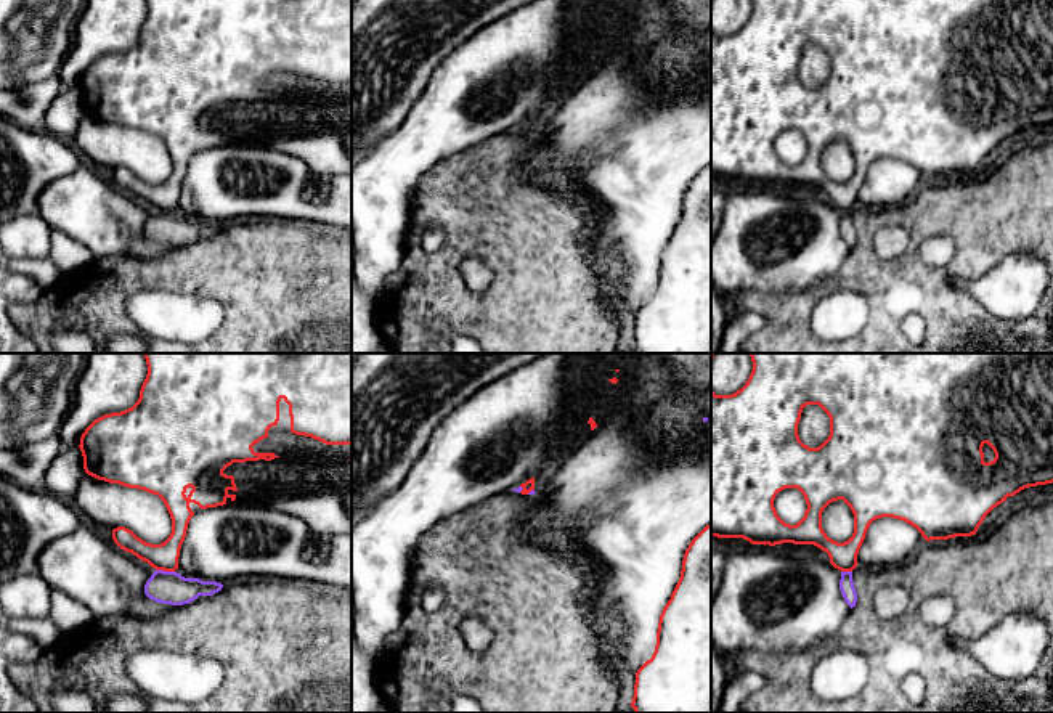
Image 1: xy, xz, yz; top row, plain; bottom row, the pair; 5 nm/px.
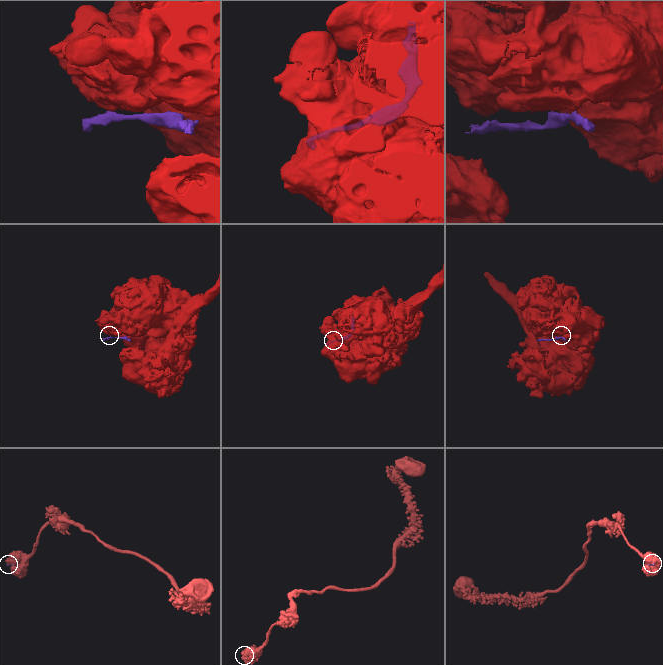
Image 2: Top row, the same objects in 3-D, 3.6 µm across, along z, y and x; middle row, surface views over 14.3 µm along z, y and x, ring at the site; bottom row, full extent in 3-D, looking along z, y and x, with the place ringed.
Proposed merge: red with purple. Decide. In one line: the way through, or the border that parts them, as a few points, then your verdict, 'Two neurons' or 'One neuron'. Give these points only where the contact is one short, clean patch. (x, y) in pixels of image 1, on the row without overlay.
Boundary: xy (156, 209), (174, 212). Two neurons

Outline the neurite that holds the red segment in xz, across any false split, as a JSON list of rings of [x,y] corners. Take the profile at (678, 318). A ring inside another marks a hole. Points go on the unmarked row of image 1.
[[[711,164],[689,185],[650,300],[636,313],[636,353],[711,353]]]

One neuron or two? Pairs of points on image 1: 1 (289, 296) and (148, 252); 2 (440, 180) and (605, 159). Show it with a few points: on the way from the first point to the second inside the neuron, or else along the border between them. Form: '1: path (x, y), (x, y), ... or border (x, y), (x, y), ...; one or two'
1: border (177, 246), (156, 260), (124, 257); two
2: border (532, 135), (536, 164), (567, 193); two

